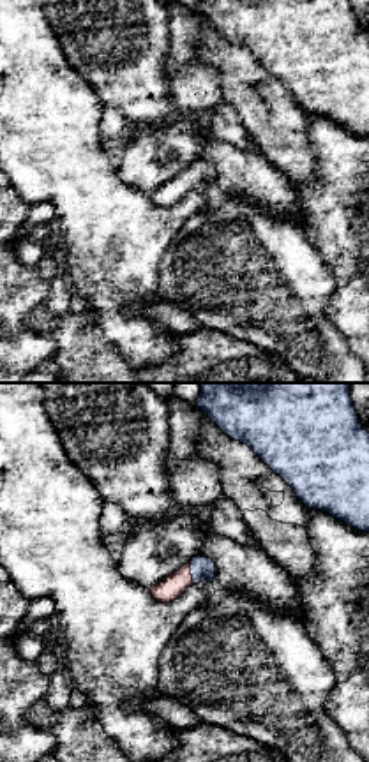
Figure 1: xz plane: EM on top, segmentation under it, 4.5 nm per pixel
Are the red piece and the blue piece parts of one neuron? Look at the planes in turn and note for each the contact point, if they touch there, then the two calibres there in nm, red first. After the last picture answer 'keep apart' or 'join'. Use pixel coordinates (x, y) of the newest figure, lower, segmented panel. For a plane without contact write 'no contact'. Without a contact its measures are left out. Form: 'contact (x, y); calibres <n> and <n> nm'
contact (189, 572); calibres 100 and 110 nm

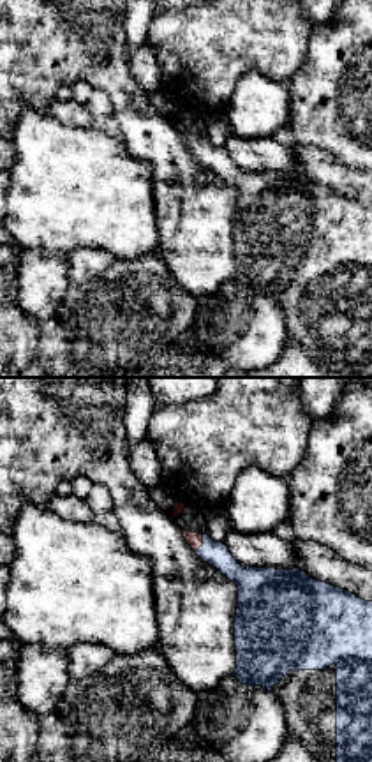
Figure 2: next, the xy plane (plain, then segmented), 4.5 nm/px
contact (201, 544); calibres 70 and 110 nm

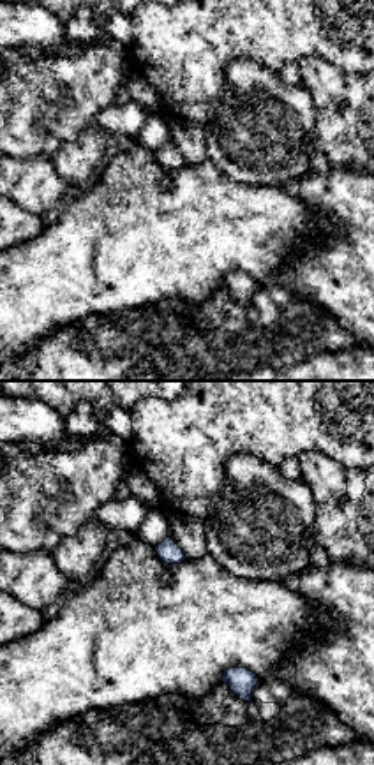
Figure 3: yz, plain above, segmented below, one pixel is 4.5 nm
contact (175, 542); calibres 20 and 100 nm

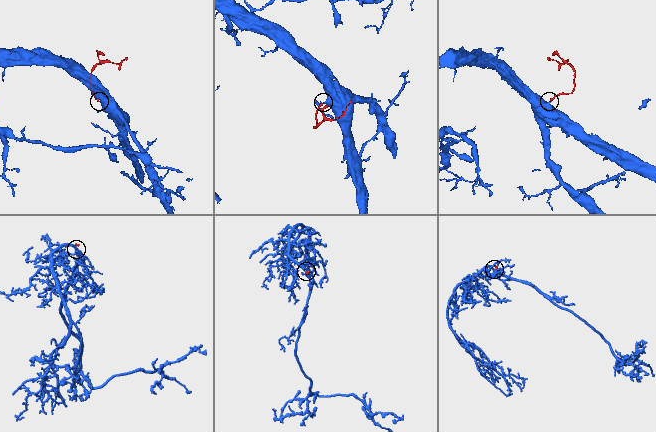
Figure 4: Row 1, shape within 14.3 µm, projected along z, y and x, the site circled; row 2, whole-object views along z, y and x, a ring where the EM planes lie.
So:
join

